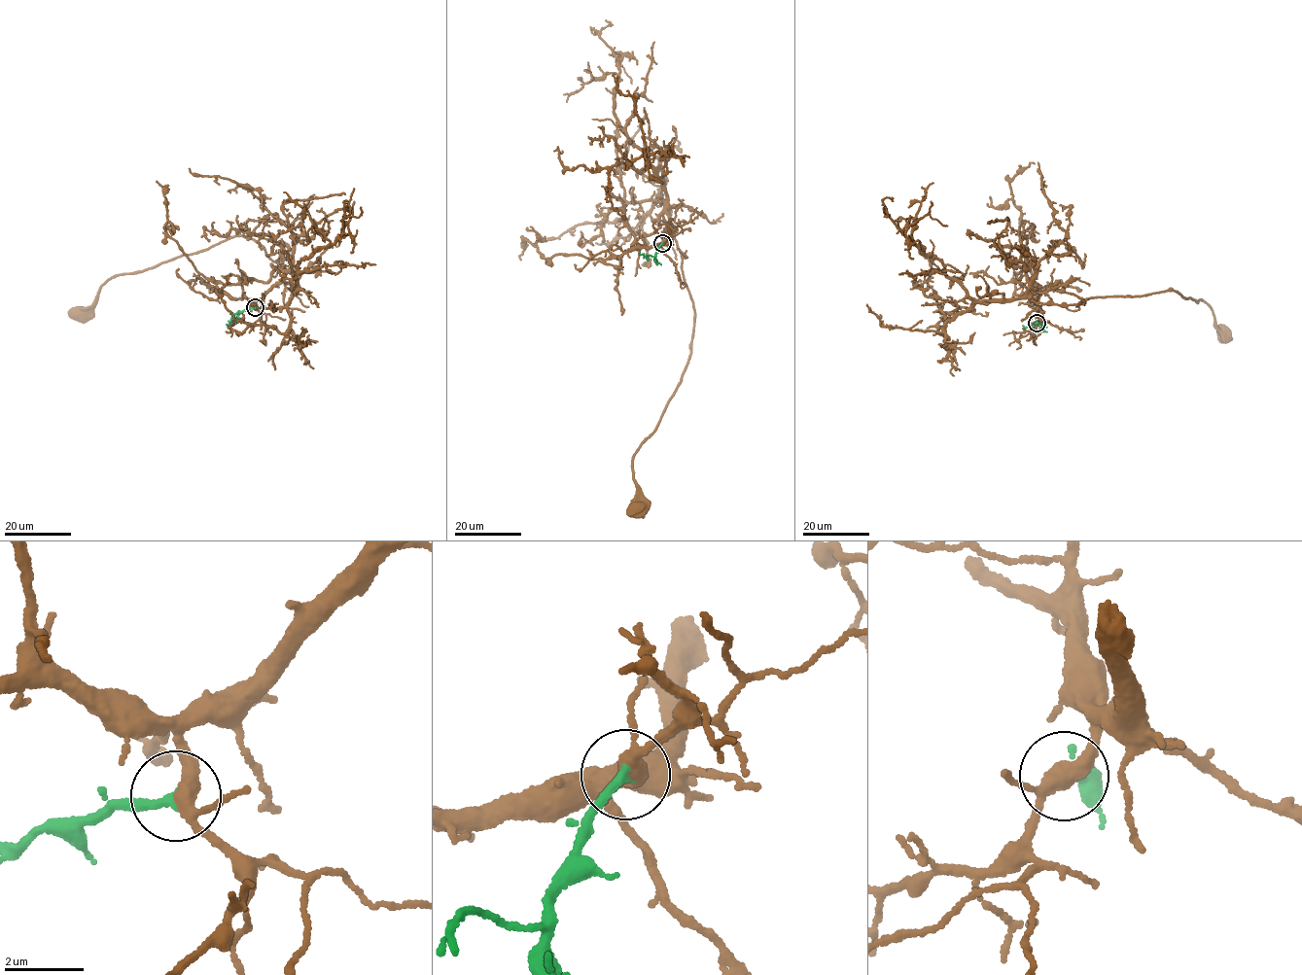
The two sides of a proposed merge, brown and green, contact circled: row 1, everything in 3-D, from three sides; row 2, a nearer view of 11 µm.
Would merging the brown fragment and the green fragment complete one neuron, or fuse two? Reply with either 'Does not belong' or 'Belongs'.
Belongs

